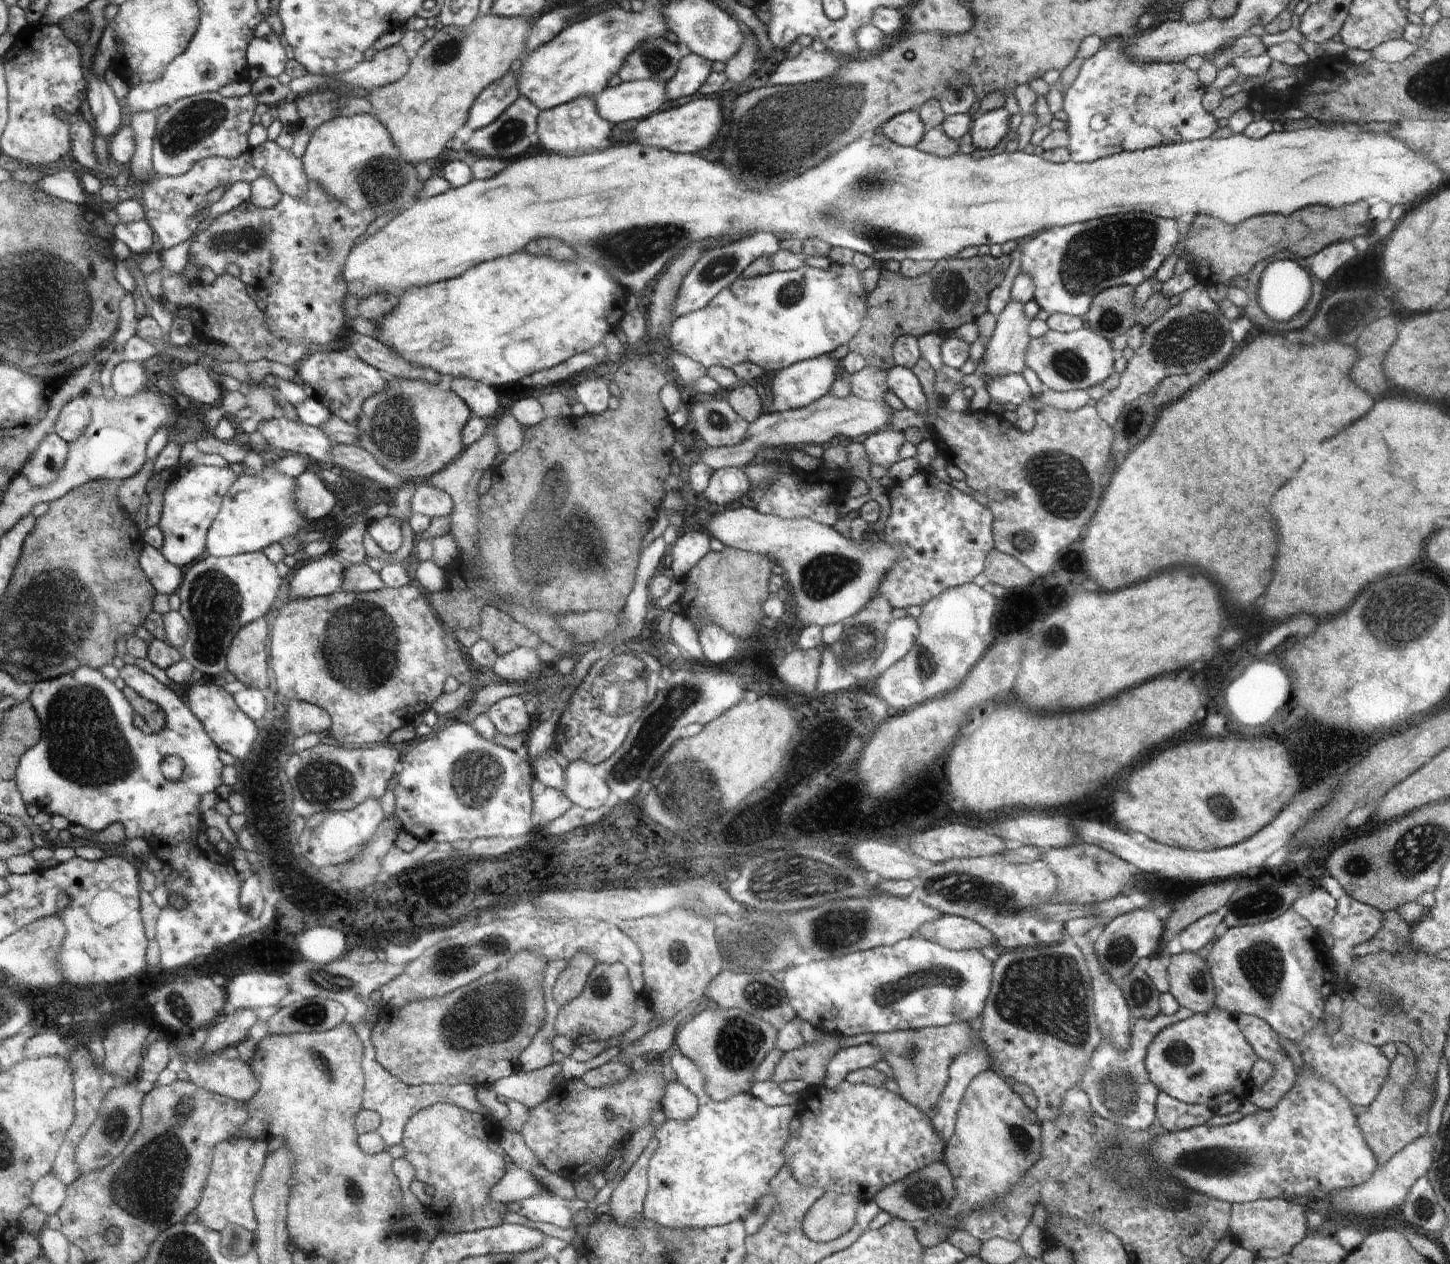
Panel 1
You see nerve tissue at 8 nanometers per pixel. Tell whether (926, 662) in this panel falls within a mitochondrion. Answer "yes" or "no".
yes

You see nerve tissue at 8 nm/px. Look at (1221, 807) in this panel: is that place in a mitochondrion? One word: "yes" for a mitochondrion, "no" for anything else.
yes

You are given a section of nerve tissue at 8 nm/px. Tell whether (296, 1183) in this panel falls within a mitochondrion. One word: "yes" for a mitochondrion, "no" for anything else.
no

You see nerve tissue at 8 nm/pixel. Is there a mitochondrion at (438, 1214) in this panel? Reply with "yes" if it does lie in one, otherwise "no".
no

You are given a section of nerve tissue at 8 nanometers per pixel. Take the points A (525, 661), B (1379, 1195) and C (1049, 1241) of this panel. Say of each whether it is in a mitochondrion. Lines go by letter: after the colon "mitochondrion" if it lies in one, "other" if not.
A: other
B: other
C: other

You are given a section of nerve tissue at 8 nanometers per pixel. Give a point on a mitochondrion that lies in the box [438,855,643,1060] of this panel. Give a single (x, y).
(602, 985)

